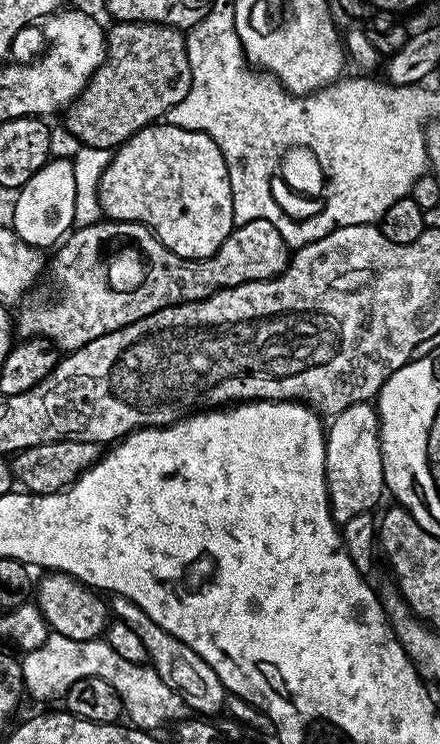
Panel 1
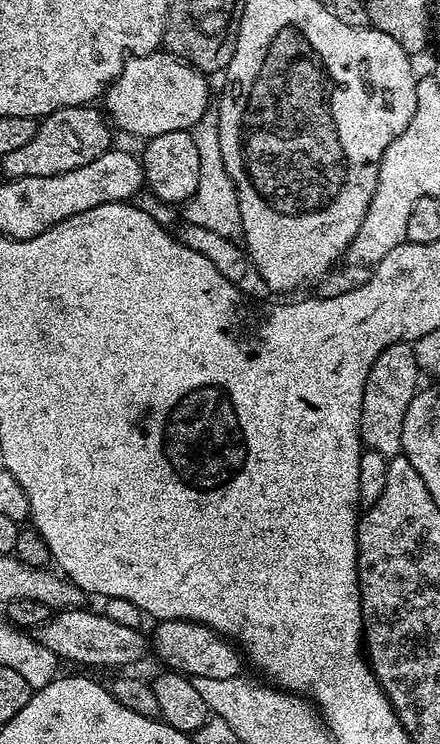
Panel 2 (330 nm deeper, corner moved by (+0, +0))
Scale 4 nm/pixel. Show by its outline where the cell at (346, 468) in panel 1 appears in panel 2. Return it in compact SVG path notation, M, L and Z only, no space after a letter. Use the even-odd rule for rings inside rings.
M408 342L392 344L370 366L366 386L362 394L362 418L360 419L360 438L363 447L389 458L402 452L402 418L415 398L422 371L416 364L413 345Z

